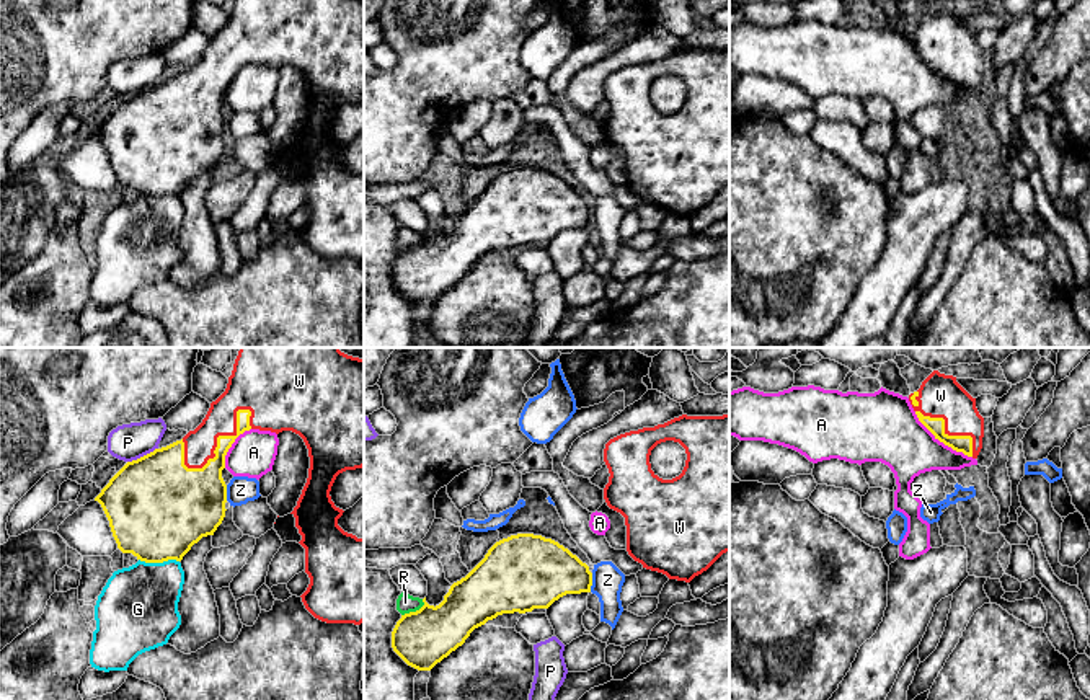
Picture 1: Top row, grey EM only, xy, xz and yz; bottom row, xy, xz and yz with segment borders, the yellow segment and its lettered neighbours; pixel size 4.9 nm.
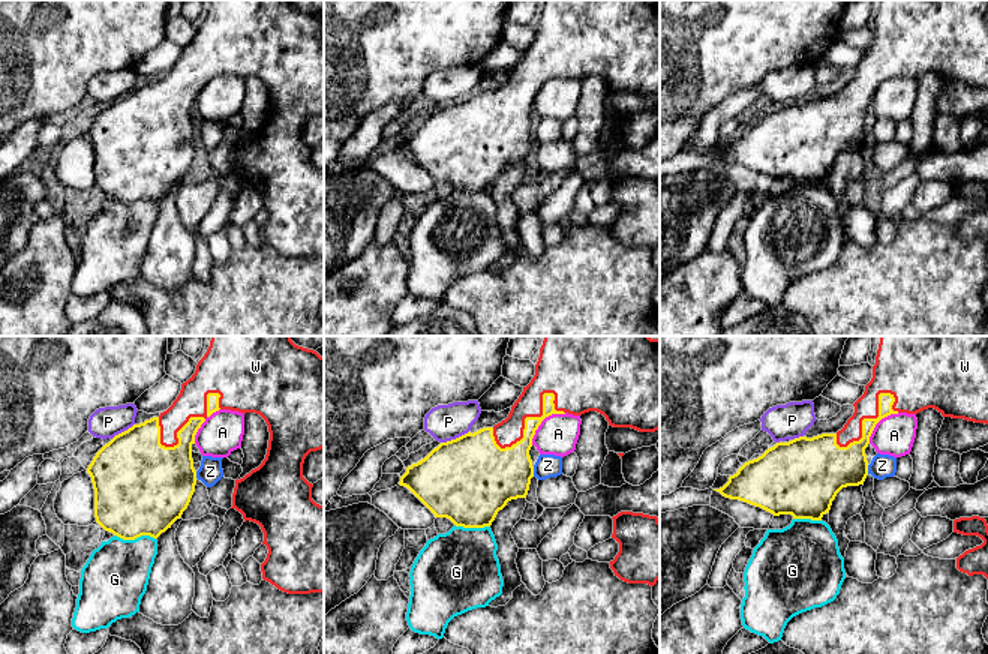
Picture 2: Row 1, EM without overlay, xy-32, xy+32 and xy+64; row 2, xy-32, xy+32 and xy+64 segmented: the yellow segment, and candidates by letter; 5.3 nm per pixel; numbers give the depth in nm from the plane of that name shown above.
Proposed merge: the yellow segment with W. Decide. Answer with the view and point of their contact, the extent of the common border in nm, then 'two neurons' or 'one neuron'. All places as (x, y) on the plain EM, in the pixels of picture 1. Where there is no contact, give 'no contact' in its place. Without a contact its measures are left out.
xy (219, 70) | 440 nm | one neuron

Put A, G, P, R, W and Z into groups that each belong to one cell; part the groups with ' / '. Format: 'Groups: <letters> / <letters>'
Groups: A / G / P / R / W / Z

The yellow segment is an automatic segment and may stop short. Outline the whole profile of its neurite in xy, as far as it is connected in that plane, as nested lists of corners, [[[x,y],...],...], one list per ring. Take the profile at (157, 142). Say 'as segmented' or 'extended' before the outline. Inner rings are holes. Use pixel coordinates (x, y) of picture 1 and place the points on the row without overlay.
extended; [[[233,0],[225,26],[210,38],[202,57],[181,75],[127,96],[95,132],[109,155],[113,171],[122,188],[145,197],[181,196],[202,171],[214,170],[225,152],[227,119],[222,113],[225,90],[235,73],[250,64],[299,69],[310,91],[308,113],[290,147],[305,183],[305,207],[310,212],[300,230],[305,243],[326,258],[364,256],[364,173],[338,160],[343,144],[331,135],[336,111],[364,101],[364,0]]]

